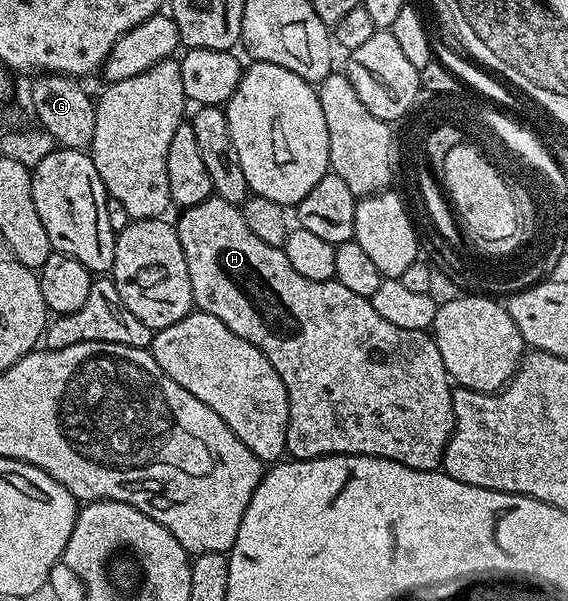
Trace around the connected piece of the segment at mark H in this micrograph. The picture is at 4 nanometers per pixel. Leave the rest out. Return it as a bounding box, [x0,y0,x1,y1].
[177,194,455,472]

